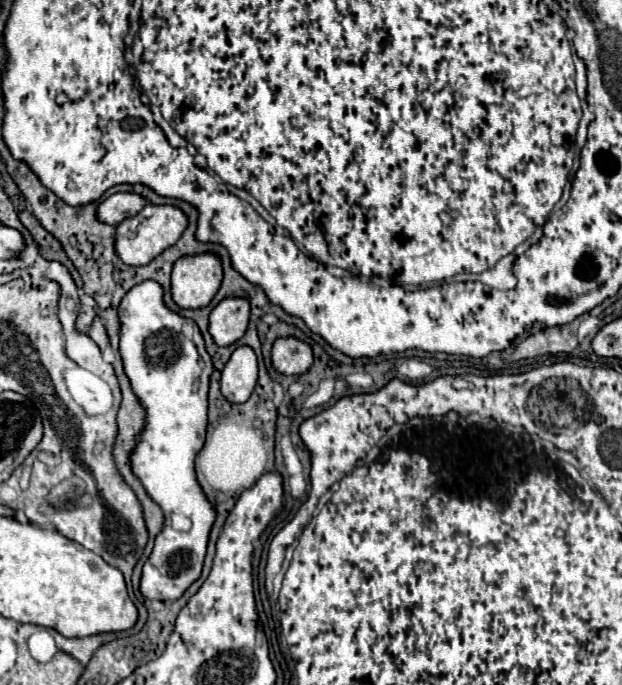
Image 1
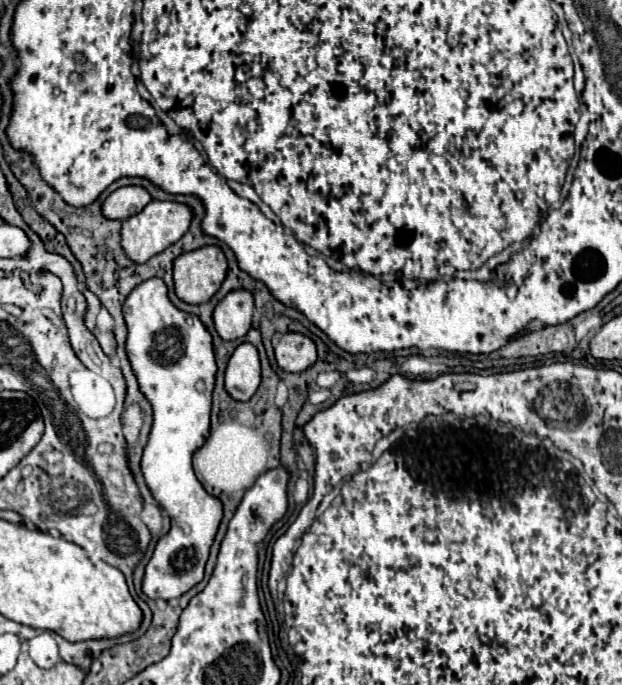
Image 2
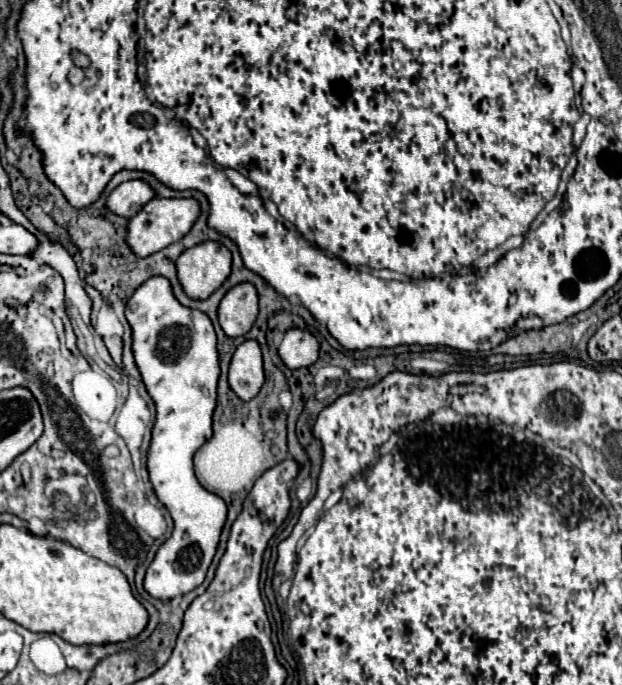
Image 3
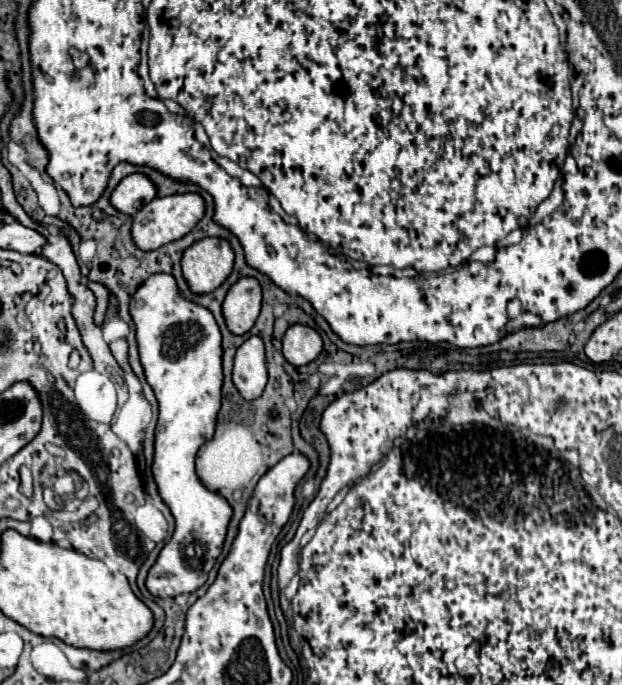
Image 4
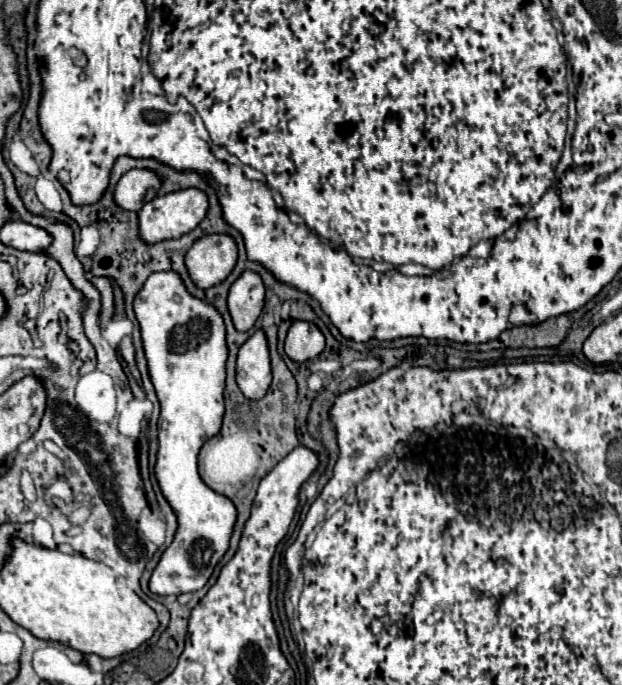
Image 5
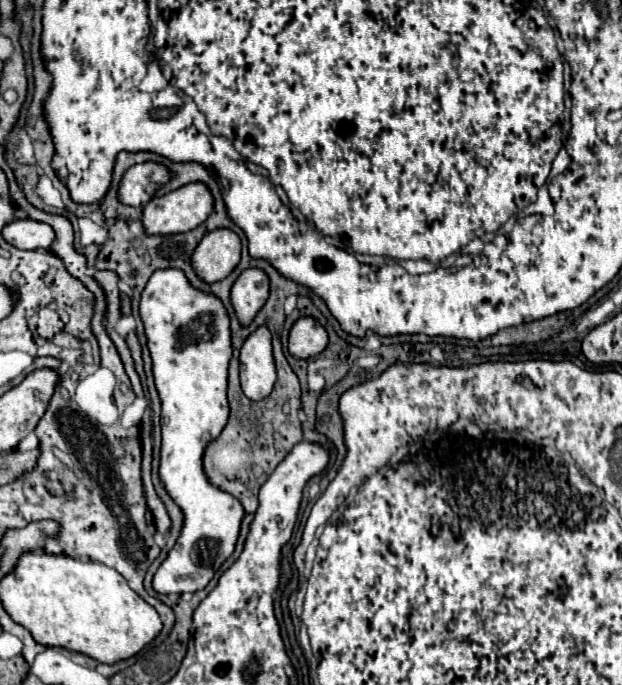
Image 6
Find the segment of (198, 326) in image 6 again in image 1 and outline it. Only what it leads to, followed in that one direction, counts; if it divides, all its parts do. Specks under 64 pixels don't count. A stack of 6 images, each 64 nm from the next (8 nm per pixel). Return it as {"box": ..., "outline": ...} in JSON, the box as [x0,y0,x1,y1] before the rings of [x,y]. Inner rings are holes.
{"box":[118,280,216,600],"outline":[[[146,280],[134,286],[120,302],[118,308],[122,330],[120,330],[120,354],[124,370],[132,382],[132,390],[146,408],[146,428],[140,436],[140,444],[132,454],[132,470],[142,480],[148,496],[164,510],[166,526],[156,536],[154,550],[144,564],[140,592],[150,600],[178,600],[192,582],[202,574],[206,546],[210,530],[216,520],[216,508],[202,492],[202,486],[194,474],[194,456],[202,448],[208,426],[208,388],[212,374],[212,358],[204,346],[200,328],[194,320],[188,320],[164,304],[164,290],[156,280]]]}

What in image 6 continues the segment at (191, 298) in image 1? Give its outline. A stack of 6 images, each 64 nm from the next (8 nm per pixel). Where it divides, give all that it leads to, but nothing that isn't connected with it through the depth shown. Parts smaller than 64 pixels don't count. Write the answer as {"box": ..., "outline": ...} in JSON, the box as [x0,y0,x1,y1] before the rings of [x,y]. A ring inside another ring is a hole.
{"box":[192,228,242,282],"outline":[[[230,228],[208,232],[192,254],[192,266],[206,282],[224,280],[240,262],[242,242]]]}

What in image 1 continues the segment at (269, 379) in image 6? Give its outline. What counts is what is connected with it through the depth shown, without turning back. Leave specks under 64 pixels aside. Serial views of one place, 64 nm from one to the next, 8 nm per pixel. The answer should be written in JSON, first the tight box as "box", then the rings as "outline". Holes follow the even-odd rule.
{"box":[220,346,258,402],"outline":[[[238,346],[222,370],[220,390],[228,402],[246,402],[258,382],[258,360],[250,346]]]}

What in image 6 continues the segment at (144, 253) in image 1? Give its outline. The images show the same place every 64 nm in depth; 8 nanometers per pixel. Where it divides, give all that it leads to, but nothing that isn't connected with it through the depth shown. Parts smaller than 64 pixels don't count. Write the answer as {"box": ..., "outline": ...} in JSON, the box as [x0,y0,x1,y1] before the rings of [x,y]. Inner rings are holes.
{"box":[144,182,214,234],"outline":[[[190,182],[178,190],[172,190],[160,198],[152,198],[144,206],[144,228],[148,234],[178,234],[178,232],[188,232],[196,226],[200,226],[212,212],[214,208],[214,196],[210,188],[204,182]]]}

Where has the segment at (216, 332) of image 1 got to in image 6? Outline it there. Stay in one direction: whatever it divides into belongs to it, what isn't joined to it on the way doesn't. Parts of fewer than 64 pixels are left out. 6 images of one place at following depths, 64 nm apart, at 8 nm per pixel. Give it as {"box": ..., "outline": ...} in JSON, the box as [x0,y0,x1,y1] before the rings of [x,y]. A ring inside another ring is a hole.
{"box":[232,268,270,326],"outline":[[[260,268],[244,270],[232,286],[232,304],[242,326],[248,326],[270,294],[268,274]]]}

